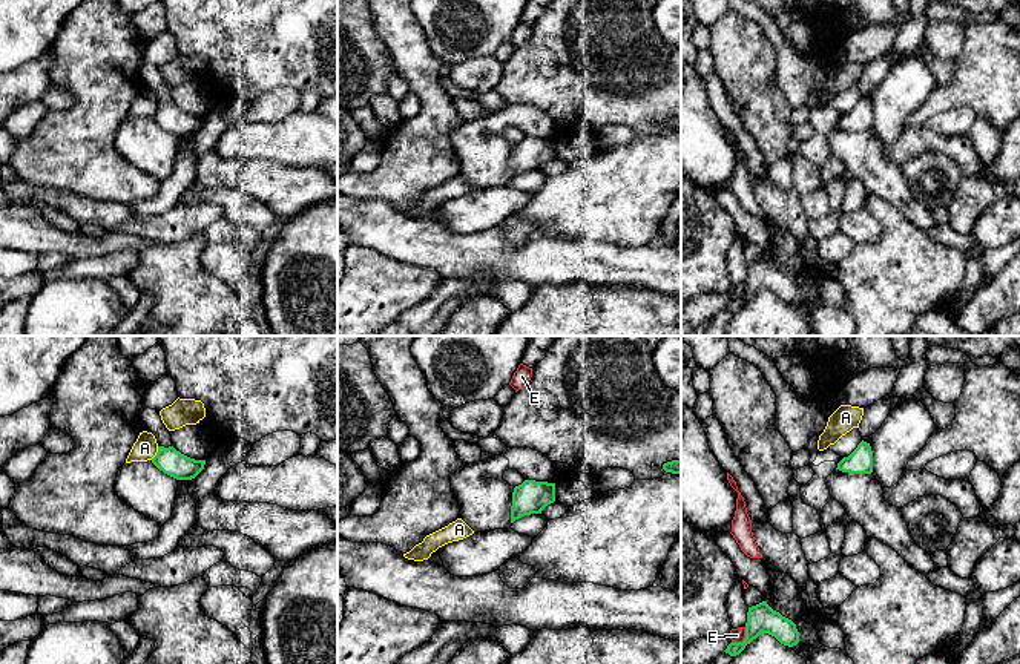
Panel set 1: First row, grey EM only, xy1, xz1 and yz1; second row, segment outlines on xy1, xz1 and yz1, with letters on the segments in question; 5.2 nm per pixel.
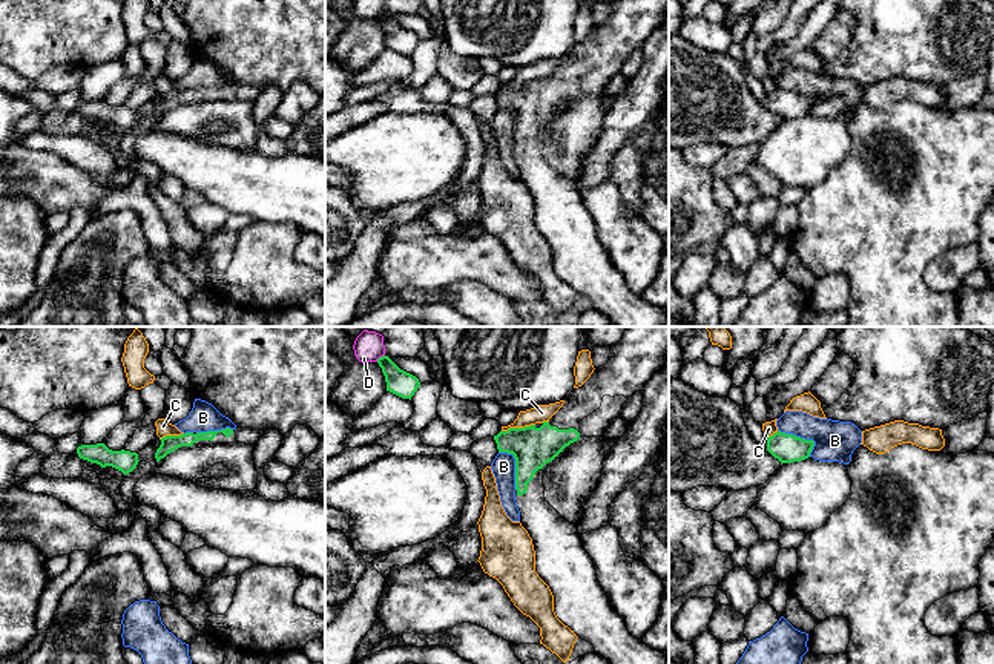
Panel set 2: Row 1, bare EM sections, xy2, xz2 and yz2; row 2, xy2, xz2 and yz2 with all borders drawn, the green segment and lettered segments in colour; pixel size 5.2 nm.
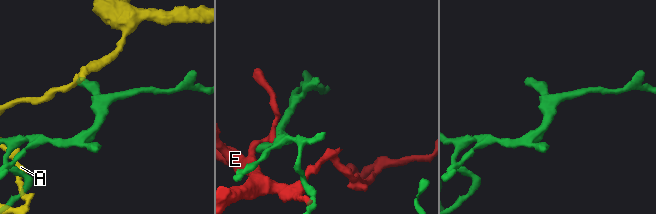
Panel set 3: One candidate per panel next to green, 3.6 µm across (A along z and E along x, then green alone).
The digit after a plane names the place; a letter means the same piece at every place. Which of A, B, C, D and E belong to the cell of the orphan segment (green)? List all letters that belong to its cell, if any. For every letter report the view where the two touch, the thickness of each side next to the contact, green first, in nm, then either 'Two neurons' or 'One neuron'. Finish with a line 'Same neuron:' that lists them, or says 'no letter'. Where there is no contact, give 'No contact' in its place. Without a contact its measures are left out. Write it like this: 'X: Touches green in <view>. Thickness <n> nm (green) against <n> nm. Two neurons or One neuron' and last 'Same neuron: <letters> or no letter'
A: Touches green in xy1. Thickness 140 nm (green) against 120 nm. Two neurons
B: Touches green in yz2. Thickness 160 nm (green) against 220 nm. Two neurons
C: Touches green in xz2. Thickness 220 nm (green) against 90 nm. Two neurons
D: Touches green in xz2. Thickness 140 nm (green) against 160 nm. Two neurons
E: Touches green in yz1. Thickness 160 nm (green) against 80 nm. Two neurons
Same neuron: no letter

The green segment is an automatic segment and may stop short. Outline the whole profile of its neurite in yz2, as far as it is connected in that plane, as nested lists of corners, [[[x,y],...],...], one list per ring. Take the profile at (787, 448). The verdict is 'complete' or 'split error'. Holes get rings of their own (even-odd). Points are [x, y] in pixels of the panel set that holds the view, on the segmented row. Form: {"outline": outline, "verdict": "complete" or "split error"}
{"outline": [[[781,431],[767,437],[767,451],[778,459],[781,465],[808,459],[813,446],[813,440],[805,440]]], "verdict": "complete"}

